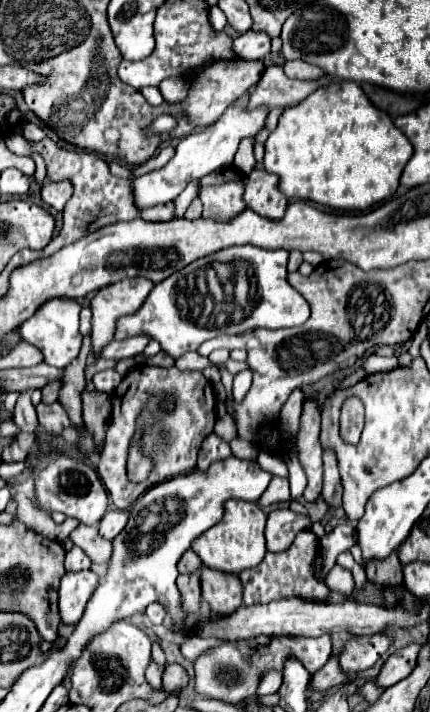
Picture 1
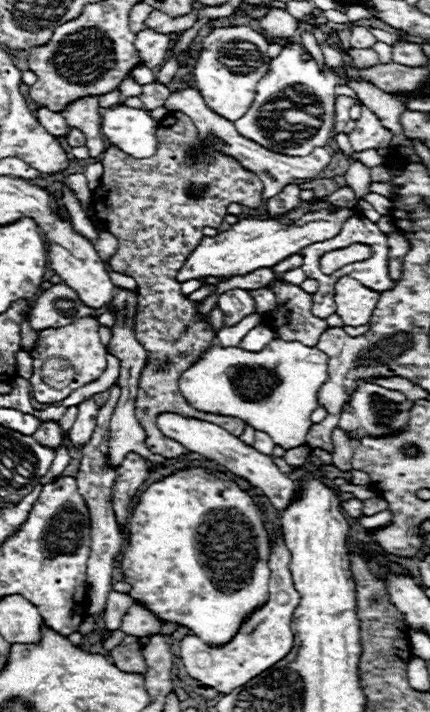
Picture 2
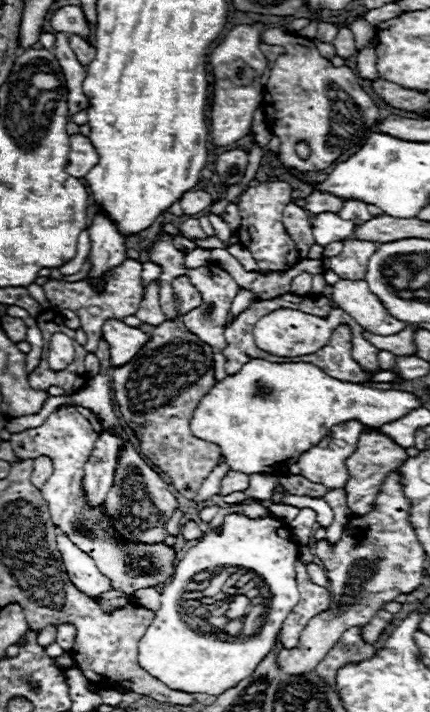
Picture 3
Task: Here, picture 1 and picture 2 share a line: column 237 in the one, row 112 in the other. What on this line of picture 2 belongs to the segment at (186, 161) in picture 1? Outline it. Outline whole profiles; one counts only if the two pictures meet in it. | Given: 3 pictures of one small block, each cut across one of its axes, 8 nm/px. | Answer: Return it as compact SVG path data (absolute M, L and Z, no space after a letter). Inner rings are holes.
M124 104L108 108L102 116L102 134L132 158L150 158L156 154L158 126L160 122L150 116L150 110Z

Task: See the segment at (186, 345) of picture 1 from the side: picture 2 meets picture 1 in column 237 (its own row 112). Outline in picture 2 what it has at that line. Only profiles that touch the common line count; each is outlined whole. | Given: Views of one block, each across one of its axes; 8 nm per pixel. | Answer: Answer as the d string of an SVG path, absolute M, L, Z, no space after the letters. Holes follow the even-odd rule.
M286 44L282 52L272 58L270 70L262 82L258 82L254 106L250 106L250 110L234 124L242 136L252 138L268 150L288 156L308 156L314 148L324 148L328 144L330 132L334 128L334 90L336 86L344 86L348 78L362 80L360 72L348 66L340 74L328 66L320 70L304 46ZM296 92L306 92L306 104L300 104L300 100L296 100ZM292 114L298 114L298 118L290 120Z

